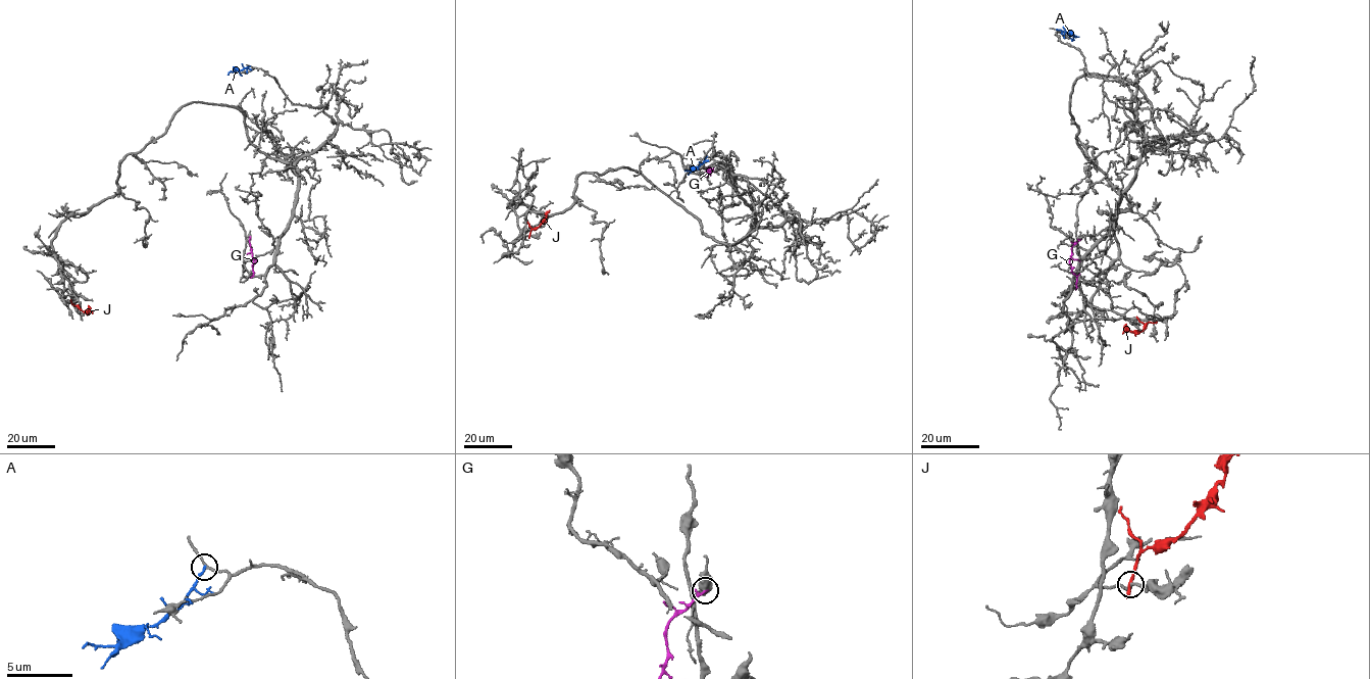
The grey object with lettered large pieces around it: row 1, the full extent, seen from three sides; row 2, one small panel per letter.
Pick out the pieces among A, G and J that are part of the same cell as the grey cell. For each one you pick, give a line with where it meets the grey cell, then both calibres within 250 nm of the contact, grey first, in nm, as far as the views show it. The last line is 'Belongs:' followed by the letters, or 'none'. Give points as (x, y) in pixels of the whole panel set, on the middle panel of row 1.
Belongs: none

